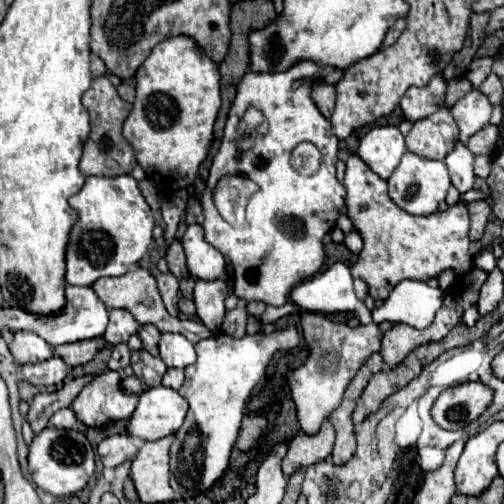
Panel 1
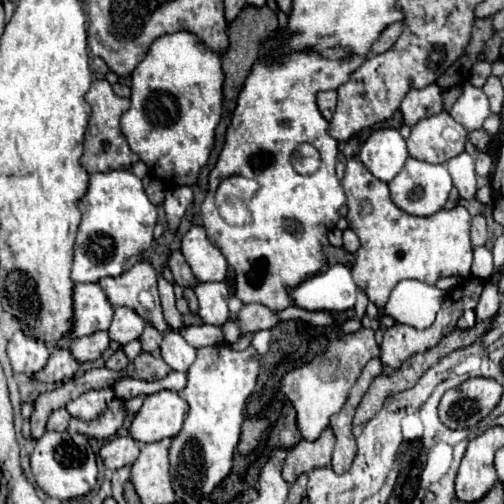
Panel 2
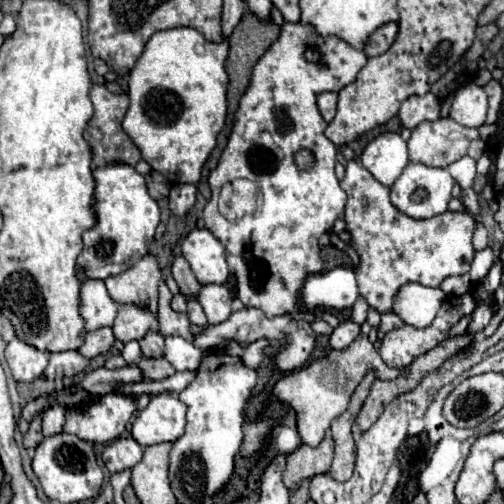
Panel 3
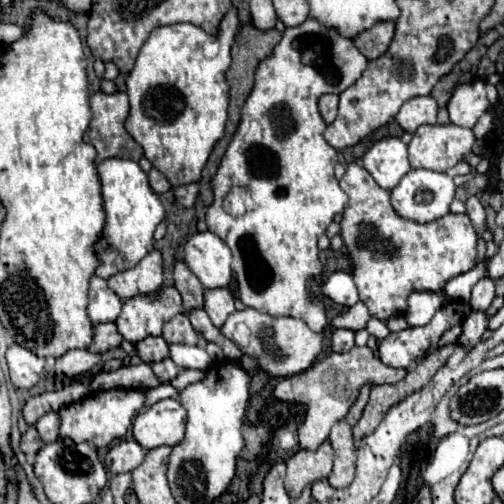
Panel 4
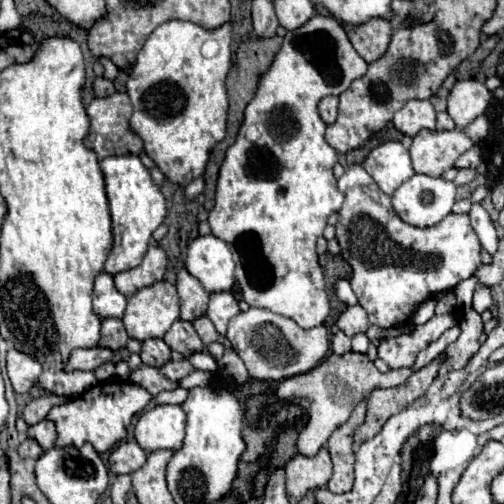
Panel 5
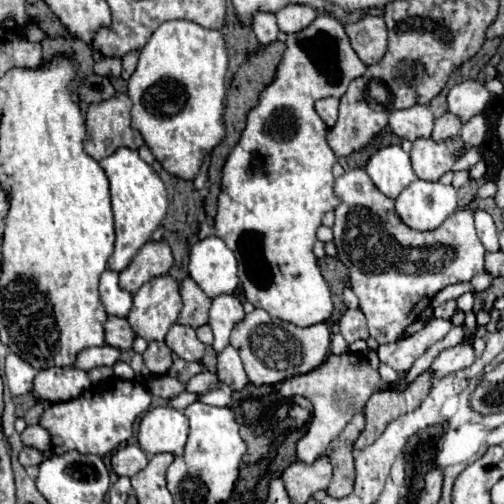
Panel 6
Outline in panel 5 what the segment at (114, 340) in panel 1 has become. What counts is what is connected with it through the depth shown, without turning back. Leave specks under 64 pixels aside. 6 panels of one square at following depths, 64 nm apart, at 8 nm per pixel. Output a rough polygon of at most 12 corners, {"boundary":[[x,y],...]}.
{"boundary":[[130,296],[122,322],[128,336],[164,338],[176,300]]}

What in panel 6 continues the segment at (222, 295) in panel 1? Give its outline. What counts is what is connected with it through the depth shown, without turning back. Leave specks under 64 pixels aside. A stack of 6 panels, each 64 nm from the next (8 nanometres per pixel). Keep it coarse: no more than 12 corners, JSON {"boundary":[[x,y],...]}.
{"boundary":[[216,296],[210,308],[214,350],[230,334],[246,312],[236,296]]}

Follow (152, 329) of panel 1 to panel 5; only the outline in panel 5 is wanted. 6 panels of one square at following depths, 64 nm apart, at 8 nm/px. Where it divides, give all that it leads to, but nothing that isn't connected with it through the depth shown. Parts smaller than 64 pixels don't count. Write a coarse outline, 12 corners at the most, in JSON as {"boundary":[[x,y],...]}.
{"boundary":[[164,340],[142,342],[140,358],[152,368],[170,362],[170,348]]}

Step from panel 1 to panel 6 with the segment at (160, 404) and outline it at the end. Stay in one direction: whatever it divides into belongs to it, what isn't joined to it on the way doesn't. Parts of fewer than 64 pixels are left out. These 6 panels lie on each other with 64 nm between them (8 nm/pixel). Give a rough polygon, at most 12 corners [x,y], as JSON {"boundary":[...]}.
{"boundary":[[170,406],[146,412],[138,442],[148,456],[184,452],[188,418]]}

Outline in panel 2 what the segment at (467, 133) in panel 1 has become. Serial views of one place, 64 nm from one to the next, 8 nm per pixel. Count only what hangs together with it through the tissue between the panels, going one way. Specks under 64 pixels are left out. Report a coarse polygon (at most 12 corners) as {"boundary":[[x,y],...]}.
{"boundary":[[464,84],[450,116],[480,130],[490,116],[484,90]]}

